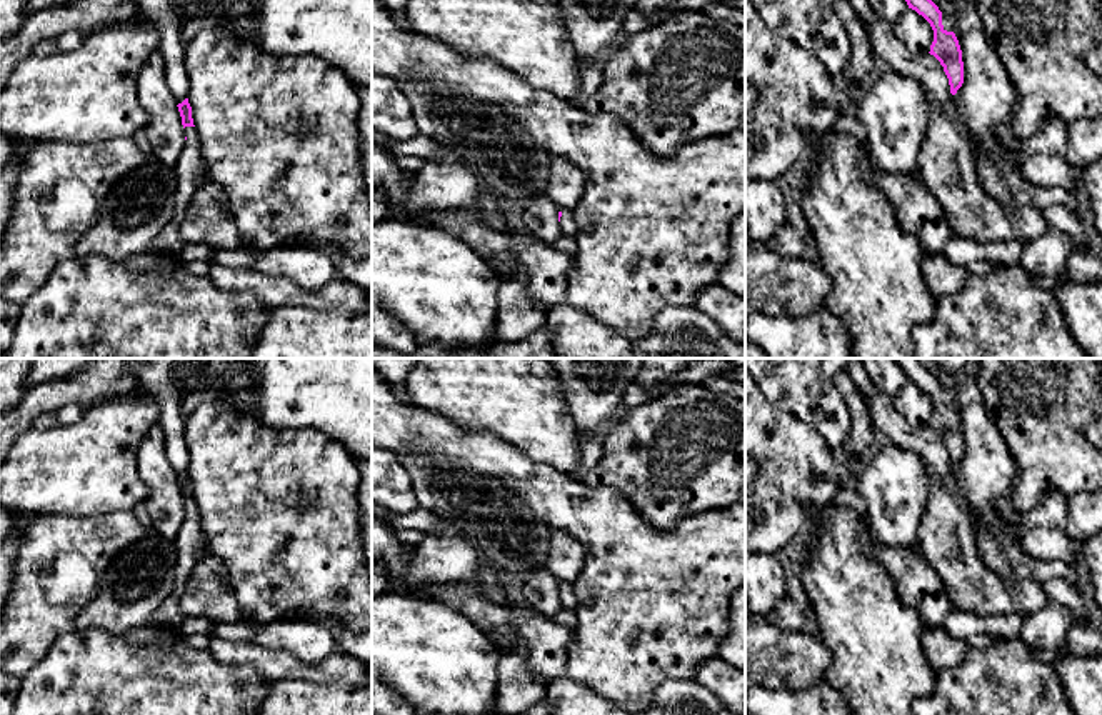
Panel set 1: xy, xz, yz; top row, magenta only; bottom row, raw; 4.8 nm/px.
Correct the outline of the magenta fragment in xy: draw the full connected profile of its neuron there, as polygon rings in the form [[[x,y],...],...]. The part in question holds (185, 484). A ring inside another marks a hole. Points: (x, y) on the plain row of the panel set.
[[[185,472],[177,480],[182,490],[187,515],[175,538],[175,582],[172,593],[160,603],[160,607],[152,615],[152,623],[175,630],[178,630],[178,625],[185,617],[180,608],[180,597],[185,590],[187,580],[197,560],[207,550],[207,540],[203,537],[200,522],[200,508],[193,498],[192,480],[188,477],[188,472]]]

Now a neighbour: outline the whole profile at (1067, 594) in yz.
[[[1054,578],[1042,583],[1044,593],[1049,602],[1055,602],[1075,613],[1082,622],[1087,623],[1090,612],[1085,603],[1084,593],[1080,588],[1067,580]]]

